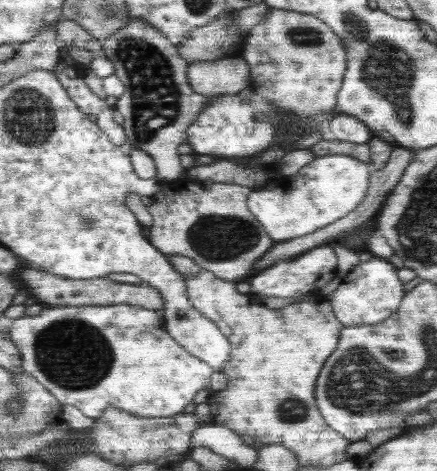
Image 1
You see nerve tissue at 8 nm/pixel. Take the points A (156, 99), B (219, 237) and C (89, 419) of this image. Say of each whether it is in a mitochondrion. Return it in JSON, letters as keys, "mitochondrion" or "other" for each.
{"A":"mitochondrion","B":"mitochondrion","C":"other"}

